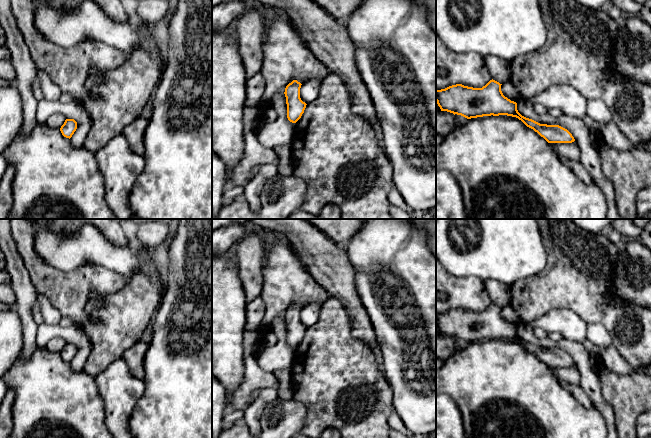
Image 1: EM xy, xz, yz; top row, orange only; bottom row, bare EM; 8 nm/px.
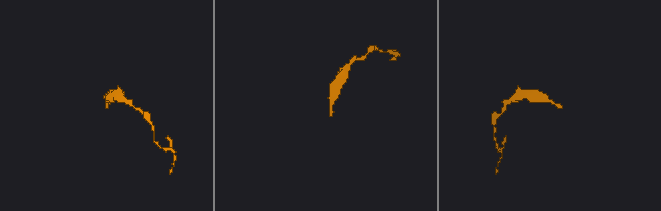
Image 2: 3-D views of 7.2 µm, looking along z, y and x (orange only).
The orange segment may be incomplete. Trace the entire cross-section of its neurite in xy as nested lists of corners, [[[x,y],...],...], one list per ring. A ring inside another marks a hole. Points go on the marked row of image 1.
[[[66,119],[64,124],[61,126],[60,131],[66,138],[71,138],[77,129],[77,122],[74,119]]]

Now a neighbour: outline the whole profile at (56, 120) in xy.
[[[54,113],[46,120],[46,124],[51,128],[60,129],[67,118],[61,113]]]

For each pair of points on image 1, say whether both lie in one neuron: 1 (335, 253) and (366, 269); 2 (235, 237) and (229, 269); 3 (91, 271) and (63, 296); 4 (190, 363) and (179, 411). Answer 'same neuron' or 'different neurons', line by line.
1: different neurons
2: different neurons
3: same neuron
4: same neuron

